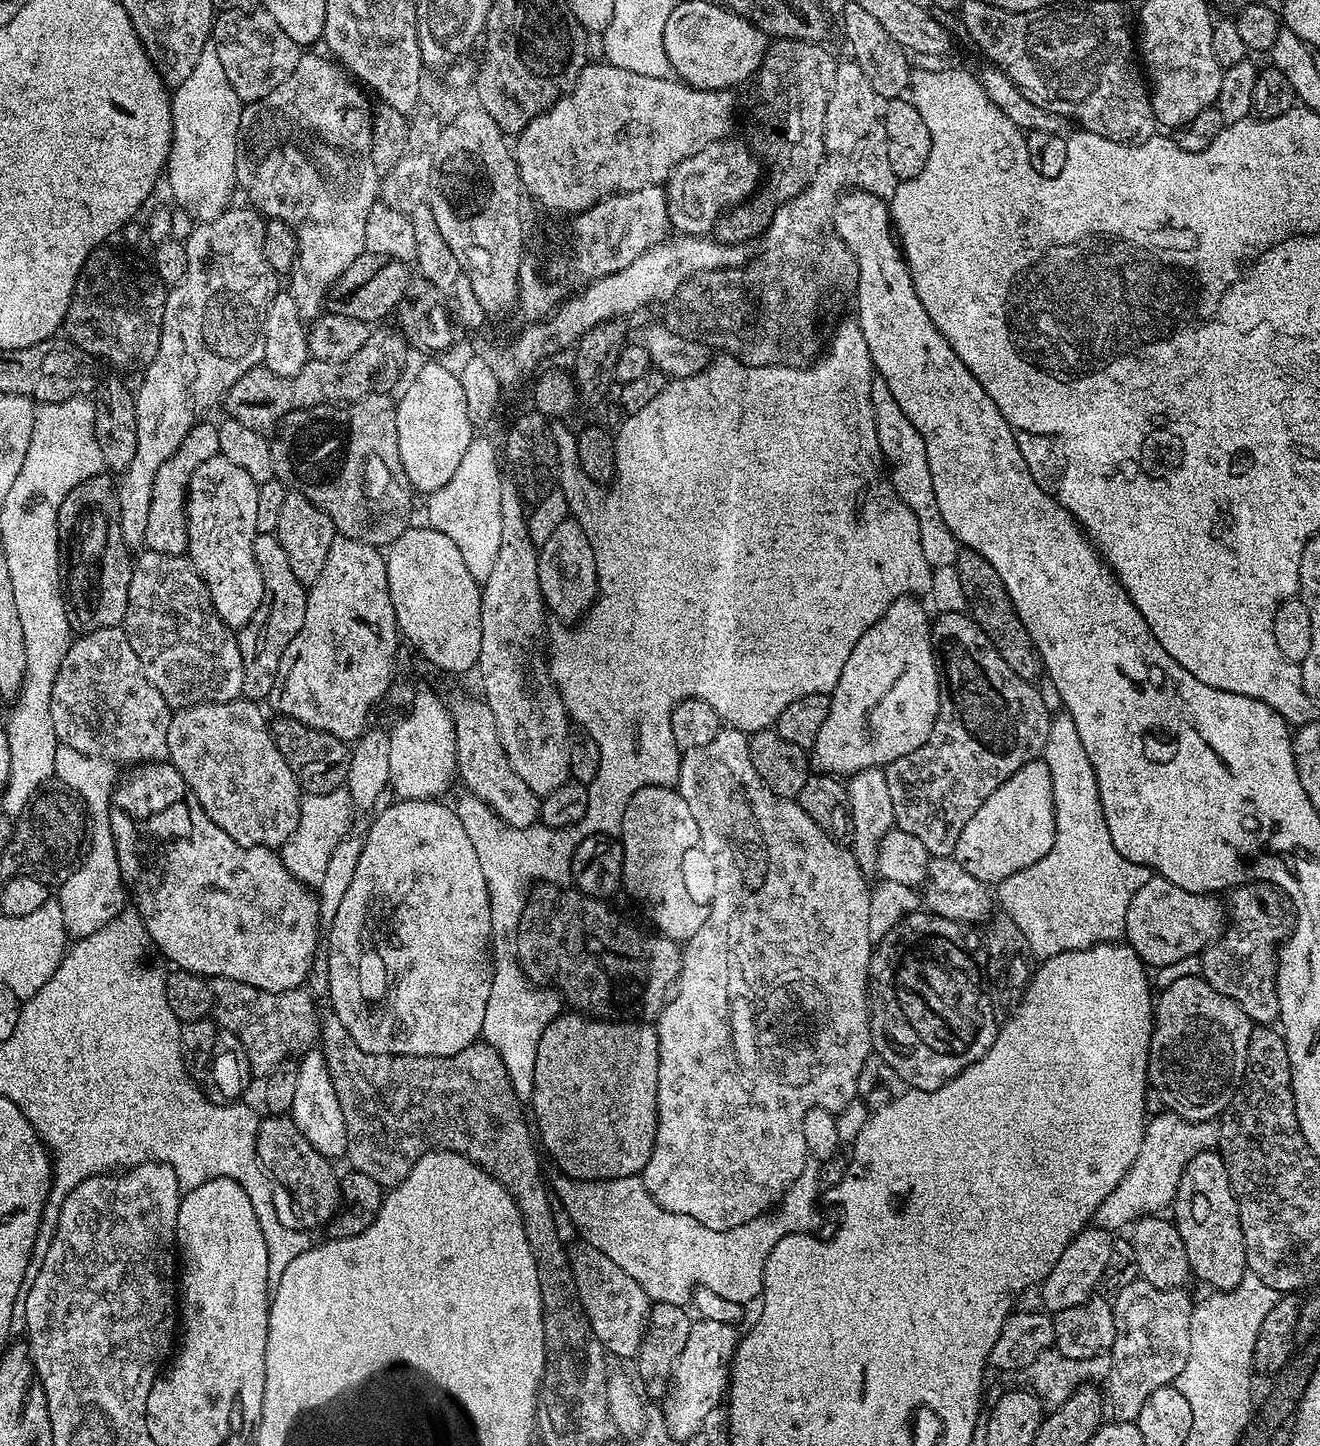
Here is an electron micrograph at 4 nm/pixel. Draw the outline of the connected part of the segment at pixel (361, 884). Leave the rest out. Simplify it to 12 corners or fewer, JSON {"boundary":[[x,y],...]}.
{"boundary":[[455,807],[371,817],[327,929],[366,1054],[481,1039],[490,898]]}

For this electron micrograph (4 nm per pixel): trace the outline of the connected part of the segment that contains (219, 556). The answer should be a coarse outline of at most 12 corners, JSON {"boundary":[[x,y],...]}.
{"boundary":[[226,454],[188,483],[188,551],[212,611],[247,629],[262,602],[255,477]]}

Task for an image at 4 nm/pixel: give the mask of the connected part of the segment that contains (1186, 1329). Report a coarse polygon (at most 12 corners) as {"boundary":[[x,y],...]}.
{"boundary":[[1136,1279],[1112,1300],[1106,1378],[1132,1422],[1190,1354],[1183,1289]]}

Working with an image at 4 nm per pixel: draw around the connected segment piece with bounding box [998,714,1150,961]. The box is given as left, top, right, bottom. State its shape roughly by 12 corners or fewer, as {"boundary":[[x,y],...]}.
{"boundary":[[1052,716],[1056,837],[999,911],[1049,960],[1124,936],[1149,869],[1114,850],[1086,746]]}

